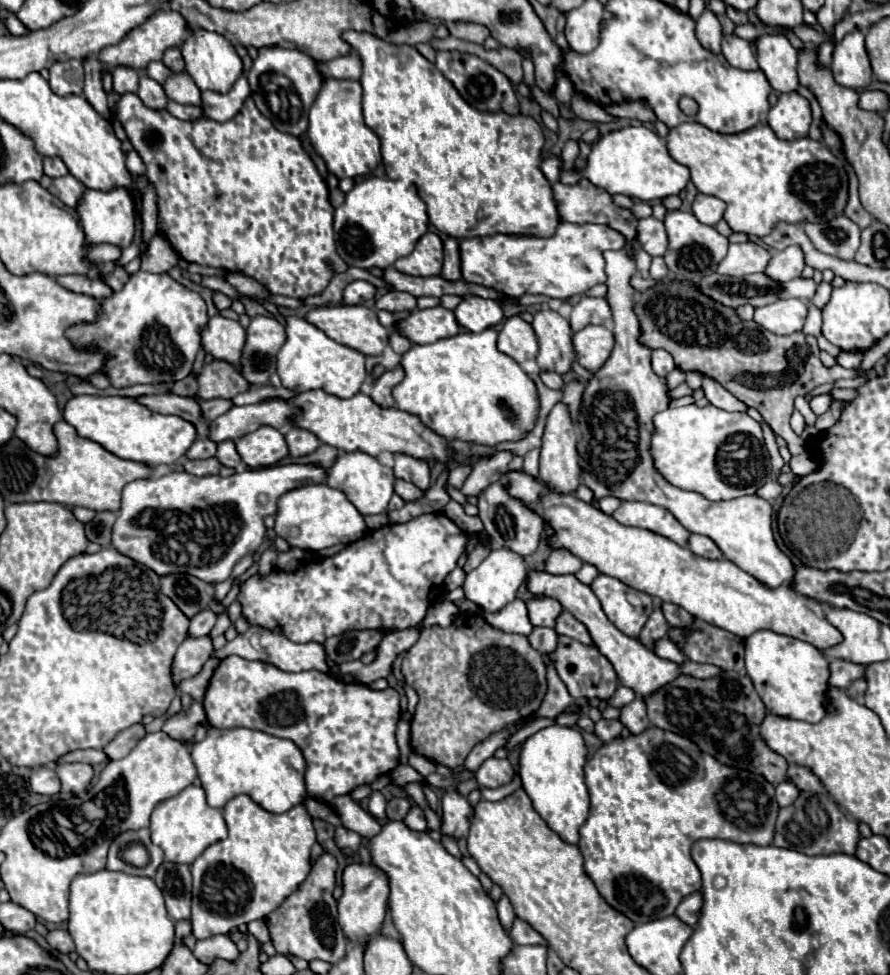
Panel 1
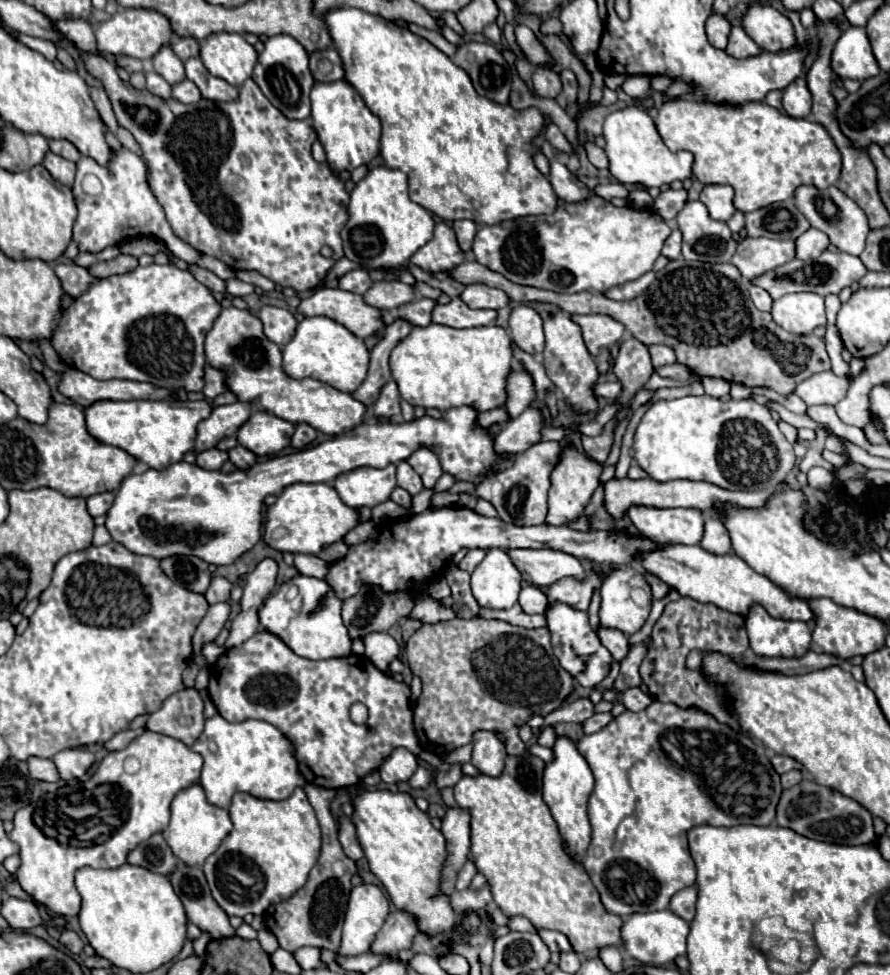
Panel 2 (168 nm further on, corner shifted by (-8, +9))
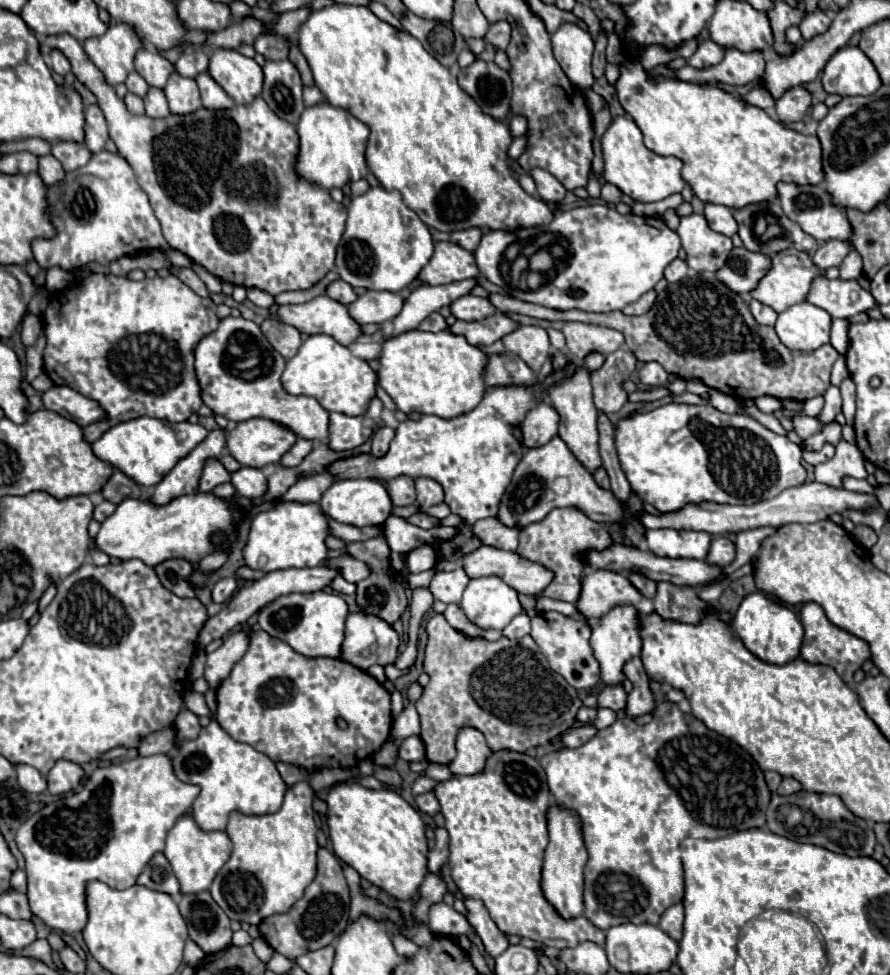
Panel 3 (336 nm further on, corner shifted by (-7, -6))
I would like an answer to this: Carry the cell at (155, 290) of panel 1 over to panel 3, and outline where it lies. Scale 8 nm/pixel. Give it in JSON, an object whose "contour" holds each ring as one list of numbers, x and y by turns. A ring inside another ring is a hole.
{"contour":[[91,274,87,278,71,282,65,290,51,292,49,294,49,304,47,304,45,312,41,314,41,322,43,322,43,330,45,330,45,348,43,348,43,368,45,368,45,374,53,380,53,384,69,386,69,388,77,390,79,394,83,394,85,398,95,400,103,408,103,412,105,412,103,420,97,420,97,422,93,422,93,424,83,428,85,442,93,444,111,426,115,426,119,422,127,422,127,420,139,418,139,416,161,418,161,420,167,420,167,422,185,422,185,420,189,420,191,414,195,414,201,408,203,400,201,400,201,392,197,388,197,378,193,376,193,352,195,352,195,346,199,344,199,340,217,328,217,324,219,324,217,306,215,306,215,302,211,298,197,296,189,286,181,284,181,280,177,280,177,276,167,276,167,278,155,276,155,278,145,278,145,280,135,282,135,280,129,280,127,276]]}

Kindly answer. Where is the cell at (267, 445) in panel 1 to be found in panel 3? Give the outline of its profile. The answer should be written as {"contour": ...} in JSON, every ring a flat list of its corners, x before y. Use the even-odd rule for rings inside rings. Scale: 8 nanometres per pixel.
{"contour":[[251,418,227,430,225,444,241,466,263,468,279,462,295,440,295,432,291,432,287,426,267,418]]}

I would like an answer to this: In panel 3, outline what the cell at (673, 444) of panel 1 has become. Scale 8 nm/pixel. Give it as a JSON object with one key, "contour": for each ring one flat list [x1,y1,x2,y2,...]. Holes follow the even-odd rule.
{"contour":[[669,402,649,412,631,412,613,424,615,448,631,490,661,512,675,512,687,504,755,504,775,498,791,486,801,486,807,470,801,464,801,448,761,426,747,414,723,414,713,406,693,406]]}

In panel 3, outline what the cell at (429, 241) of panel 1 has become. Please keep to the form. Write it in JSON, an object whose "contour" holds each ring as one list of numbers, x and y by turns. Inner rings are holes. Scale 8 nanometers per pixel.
{"contour":[[437,242,431,260,419,274,419,278,431,286,467,280,475,276,479,276,479,268,475,264,473,252,453,242]]}

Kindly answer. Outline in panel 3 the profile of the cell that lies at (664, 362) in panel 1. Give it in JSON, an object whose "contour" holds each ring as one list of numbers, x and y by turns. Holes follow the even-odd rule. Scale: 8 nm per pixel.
{"contour":[[645,362,643,368,639,370,639,380,641,384,649,386,649,388,657,388,657,386,665,386,667,384,669,374,665,372,665,368,657,362]]}

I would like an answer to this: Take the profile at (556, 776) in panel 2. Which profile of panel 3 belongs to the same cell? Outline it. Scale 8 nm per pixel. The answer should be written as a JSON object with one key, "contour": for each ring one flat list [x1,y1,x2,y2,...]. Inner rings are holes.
{"contour":[[555,804,549,808,549,846,545,848,545,860,541,870,541,890,545,900,555,908,555,912,565,918,583,916,583,866,587,862,585,844,581,840,581,822,573,812,561,810]]}

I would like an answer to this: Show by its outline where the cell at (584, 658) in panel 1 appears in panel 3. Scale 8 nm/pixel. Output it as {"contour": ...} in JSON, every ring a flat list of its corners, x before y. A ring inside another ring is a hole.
{"contour":[[541,612,531,618,531,638,537,642,541,654,547,658,549,668,561,674,577,690,593,690,593,686,599,682,599,664,593,656,589,636,589,626,559,612]]}

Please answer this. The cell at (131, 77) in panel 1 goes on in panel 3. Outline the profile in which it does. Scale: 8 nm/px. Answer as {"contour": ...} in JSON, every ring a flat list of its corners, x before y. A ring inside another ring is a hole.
{"contour":[[131,92,125,96,125,106,131,114,143,114,143,100]]}

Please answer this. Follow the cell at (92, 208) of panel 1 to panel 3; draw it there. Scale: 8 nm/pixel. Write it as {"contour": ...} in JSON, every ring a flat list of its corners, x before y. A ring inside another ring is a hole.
{"contour":[[107,150,93,154,85,166,67,172,63,180,47,186,45,196,47,216,55,228,55,236,35,238,31,242,33,258,43,270,53,266,71,270,73,266,89,262,107,266,121,256,169,248,161,234,159,220,155,218,145,192,139,188,133,170,117,154],[87,192,91,202,87,202]]}

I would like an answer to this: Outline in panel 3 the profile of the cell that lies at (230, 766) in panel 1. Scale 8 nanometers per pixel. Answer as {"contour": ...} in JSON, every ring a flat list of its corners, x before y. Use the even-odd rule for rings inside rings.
{"contour":[[211,720,195,740,181,740,169,756,175,776,181,782,195,782,201,788,193,802,191,816,205,832,225,830,229,812,233,810,243,814,271,814,281,808,287,786,281,780,275,762,253,746,233,740,215,720]]}

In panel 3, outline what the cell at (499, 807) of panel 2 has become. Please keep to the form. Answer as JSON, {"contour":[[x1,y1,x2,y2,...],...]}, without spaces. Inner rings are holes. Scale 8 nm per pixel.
{"contour":[[511,750,493,752,485,762,483,772,473,776,453,776,451,780,439,782,433,788,433,794,441,804,445,830,449,832,449,874,457,888,463,892,463,896,483,902,499,930,503,930,505,934,531,938,559,950,577,946,585,940,591,940,599,946,605,942,603,930,589,924,589,920,583,916,563,920,561,916,557,916,557,912,553,912,553,906,541,894,543,850,549,842,547,810,553,798,549,786,545,784,545,770,541,768,537,758]]}

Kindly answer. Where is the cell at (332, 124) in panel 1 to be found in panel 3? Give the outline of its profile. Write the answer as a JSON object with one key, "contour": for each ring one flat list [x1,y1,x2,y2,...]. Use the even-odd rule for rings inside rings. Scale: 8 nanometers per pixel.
{"contour":[[327,102,305,108,299,120,301,124,295,128,299,136,295,172,299,178,305,178,309,184,329,192,331,188,343,188,345,184,367,176,369,170,365,164,365,144,369,138,369,128,363,122,343,108,335,108]]}

